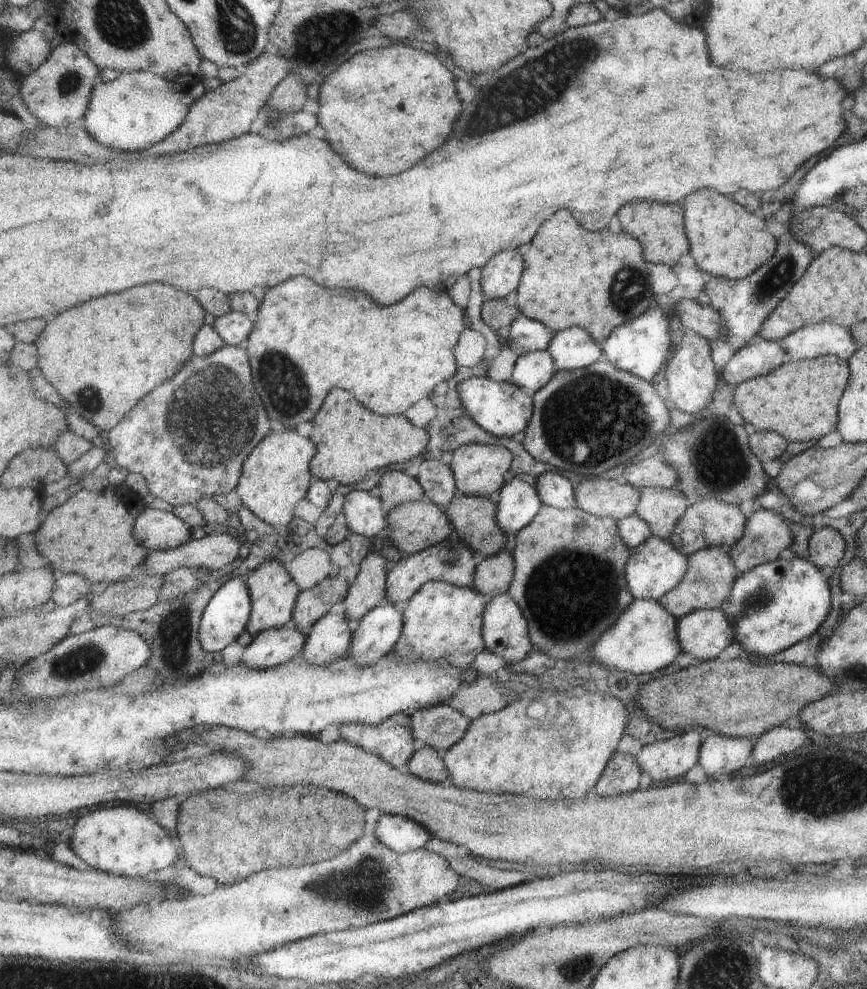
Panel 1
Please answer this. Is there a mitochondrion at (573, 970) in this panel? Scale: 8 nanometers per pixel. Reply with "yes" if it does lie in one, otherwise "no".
yes

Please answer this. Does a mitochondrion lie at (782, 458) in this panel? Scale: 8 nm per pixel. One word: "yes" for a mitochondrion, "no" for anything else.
no

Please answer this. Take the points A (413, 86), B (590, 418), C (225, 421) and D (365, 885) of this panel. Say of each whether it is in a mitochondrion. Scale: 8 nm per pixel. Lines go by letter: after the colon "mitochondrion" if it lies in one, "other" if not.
A: other
B: mitochondrion
C: mitochondrion
D: mitochondrion

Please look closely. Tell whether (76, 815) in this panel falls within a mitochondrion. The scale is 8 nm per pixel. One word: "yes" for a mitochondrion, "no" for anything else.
no

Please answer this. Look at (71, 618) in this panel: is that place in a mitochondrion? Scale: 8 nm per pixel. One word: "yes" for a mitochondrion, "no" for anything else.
no

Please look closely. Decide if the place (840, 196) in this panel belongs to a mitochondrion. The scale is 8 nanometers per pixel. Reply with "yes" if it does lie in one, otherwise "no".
no

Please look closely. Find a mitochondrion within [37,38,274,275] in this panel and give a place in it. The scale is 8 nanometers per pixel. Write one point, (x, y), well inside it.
(70, 81)

